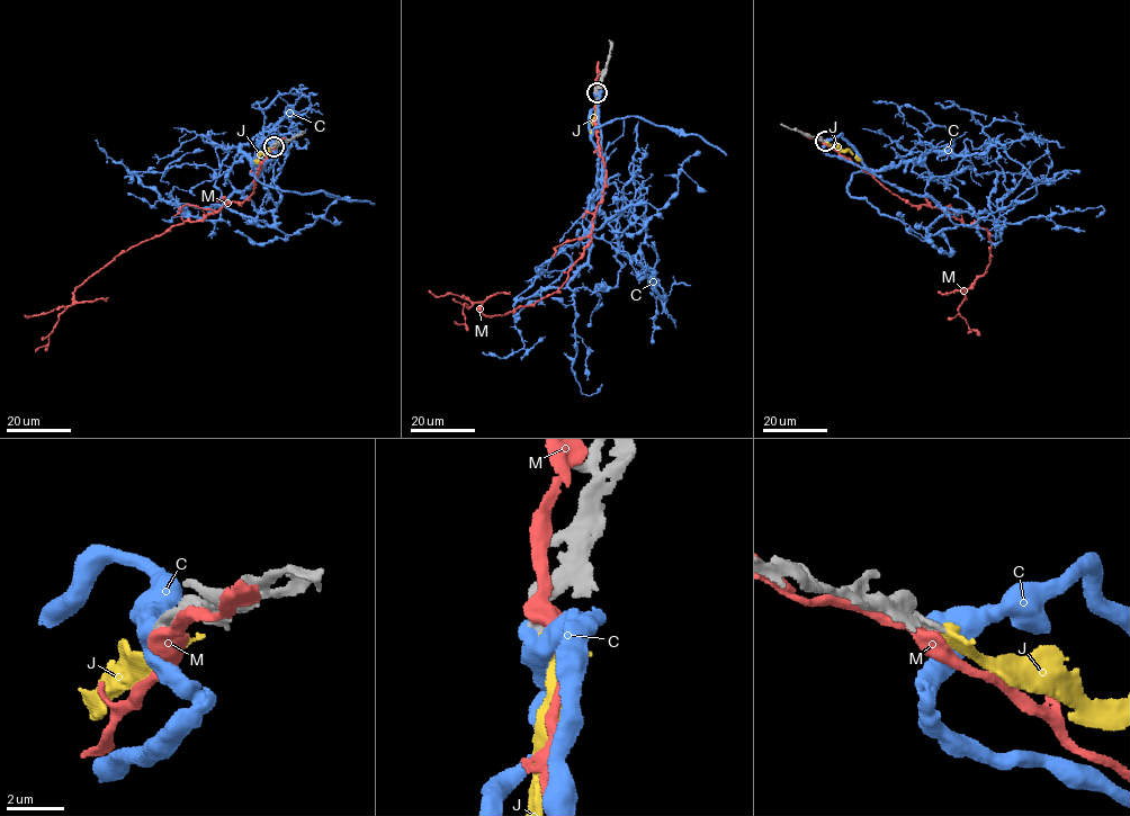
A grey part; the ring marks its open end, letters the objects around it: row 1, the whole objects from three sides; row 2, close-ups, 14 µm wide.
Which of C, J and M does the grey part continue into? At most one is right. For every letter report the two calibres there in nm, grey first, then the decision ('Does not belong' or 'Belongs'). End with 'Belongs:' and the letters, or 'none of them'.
C: Thickness 500 nm (grey) against 800 nm. Does not belong
J: Thickness 460 nm (grey) against 550 nm. Belongs
M: Thickness 550 nm (grey) against 600 nm. Does not belong
Belongs: J

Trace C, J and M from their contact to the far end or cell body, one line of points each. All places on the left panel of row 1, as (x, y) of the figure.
C: (272, 146), (276, 155), (244, 190), (221, 205), (181, 207), (171, 205), (109, 159), (97, 140)
J: (272, 146), (254, 163)
M: (272, 146), (248, 198), (122, 251), (78, 286), (74, 304), (60, 315), (48, 343), (35, 351)

